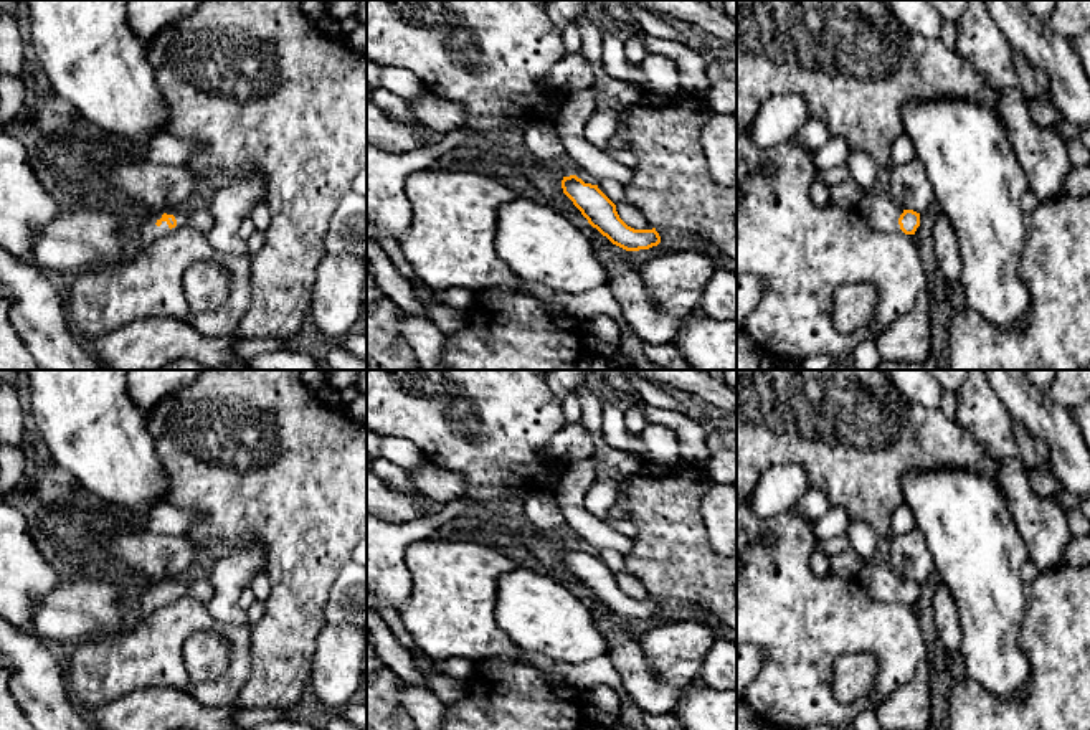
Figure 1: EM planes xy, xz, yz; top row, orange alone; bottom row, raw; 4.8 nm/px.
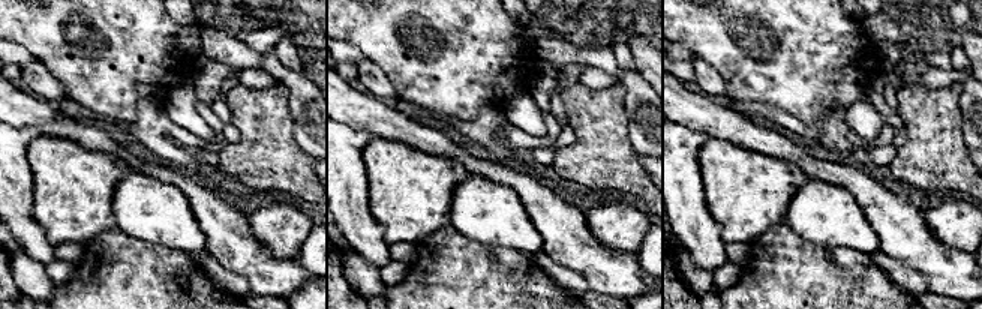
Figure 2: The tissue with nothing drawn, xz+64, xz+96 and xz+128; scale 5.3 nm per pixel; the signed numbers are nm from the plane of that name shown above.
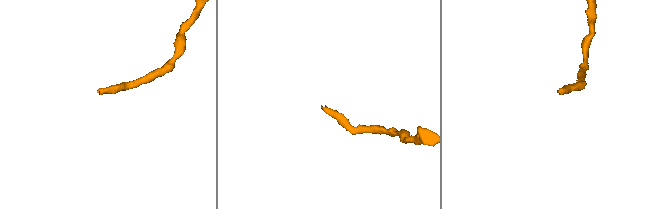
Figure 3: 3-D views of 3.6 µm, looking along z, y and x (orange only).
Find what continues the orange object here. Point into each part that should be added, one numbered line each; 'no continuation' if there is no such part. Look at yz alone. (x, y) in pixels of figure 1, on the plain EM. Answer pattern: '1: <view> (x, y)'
1: yz (879, 582)

